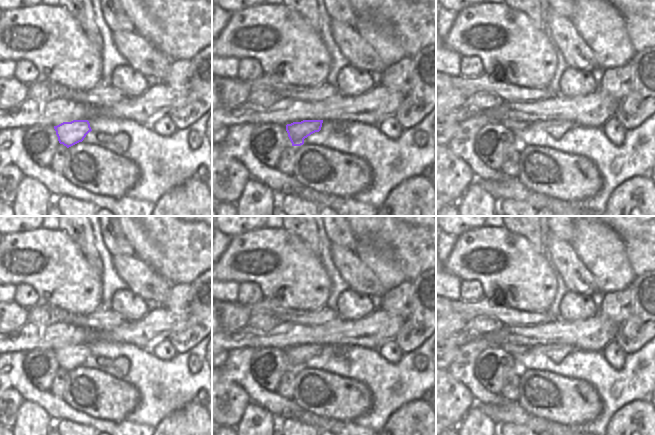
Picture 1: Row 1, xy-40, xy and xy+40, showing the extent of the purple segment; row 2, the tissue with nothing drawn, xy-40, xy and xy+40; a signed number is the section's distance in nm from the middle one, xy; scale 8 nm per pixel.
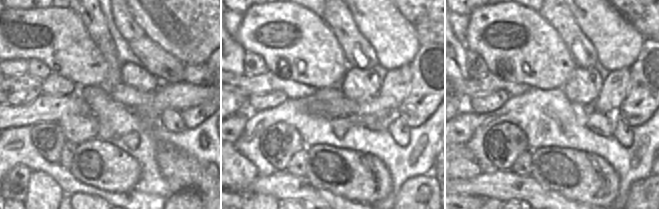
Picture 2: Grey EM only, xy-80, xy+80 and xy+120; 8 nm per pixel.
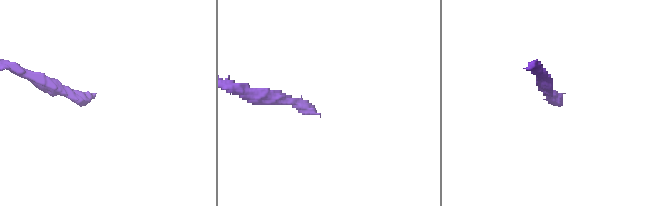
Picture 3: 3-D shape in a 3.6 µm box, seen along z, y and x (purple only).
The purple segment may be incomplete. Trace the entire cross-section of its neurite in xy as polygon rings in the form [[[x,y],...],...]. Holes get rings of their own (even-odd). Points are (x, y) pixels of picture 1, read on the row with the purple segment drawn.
[[[303,120],[286,125],[286,131],[292,146],[303,145],[305,138],[320,130],[337,132],[339,129],[340,122],[333,122],[331,120]]]

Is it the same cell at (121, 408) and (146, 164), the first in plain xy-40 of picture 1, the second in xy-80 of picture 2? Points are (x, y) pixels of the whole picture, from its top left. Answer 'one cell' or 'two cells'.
two cells

